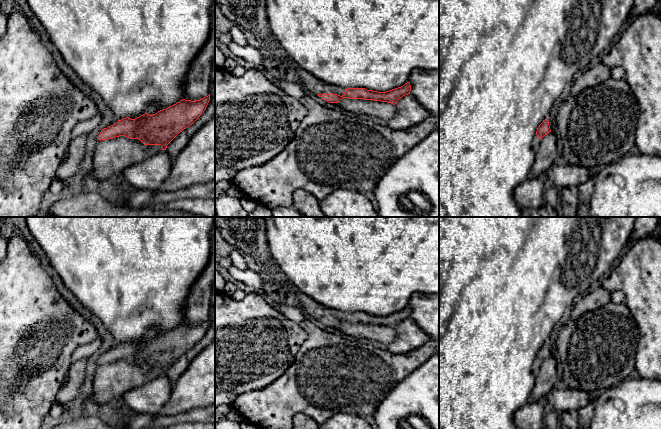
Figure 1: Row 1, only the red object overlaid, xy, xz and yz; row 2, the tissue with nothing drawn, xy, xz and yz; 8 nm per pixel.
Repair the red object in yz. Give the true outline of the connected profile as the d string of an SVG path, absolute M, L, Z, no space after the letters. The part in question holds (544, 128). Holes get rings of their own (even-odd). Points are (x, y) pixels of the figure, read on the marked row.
M546 118L537 128L536 134L532 140L531 146L534 151L536 151L537 148L539 147L542 138L545 135L547 135L549 132L551 132L551 129L550 129L549 121Z

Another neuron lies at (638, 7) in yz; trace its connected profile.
M634 0L625 20L627 25L635 16L650 12L658 3L659 0Z

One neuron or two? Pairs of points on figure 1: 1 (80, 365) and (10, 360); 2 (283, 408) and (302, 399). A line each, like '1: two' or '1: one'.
1: two
2: one

